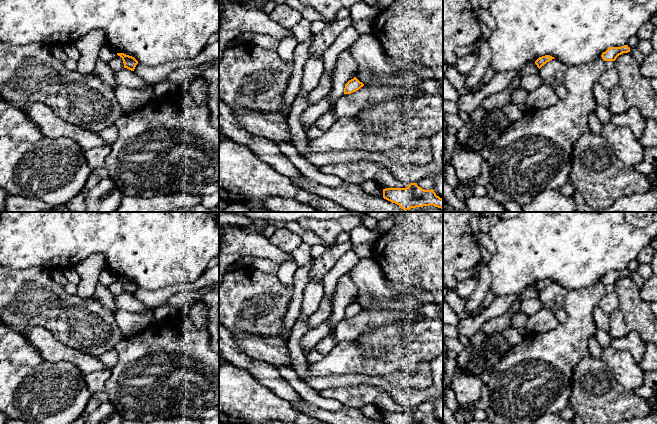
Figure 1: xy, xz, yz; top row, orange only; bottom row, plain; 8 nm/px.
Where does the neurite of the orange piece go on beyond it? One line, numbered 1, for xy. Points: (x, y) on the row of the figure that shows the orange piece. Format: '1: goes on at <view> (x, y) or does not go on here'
1: does not go on here

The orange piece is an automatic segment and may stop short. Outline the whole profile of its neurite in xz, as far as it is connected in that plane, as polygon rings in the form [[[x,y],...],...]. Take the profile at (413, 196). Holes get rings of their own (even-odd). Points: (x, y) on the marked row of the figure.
[[[410,183],[406,188],[383,189],[383,198],[399,205],[403,210],[430,205],[443,209],[443,199],[433,189],[424,190],[417,183]]]

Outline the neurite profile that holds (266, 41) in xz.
[[[256,34],[250,38],[254,45],[268,50],[277,50],[280,40],[268,34]]]

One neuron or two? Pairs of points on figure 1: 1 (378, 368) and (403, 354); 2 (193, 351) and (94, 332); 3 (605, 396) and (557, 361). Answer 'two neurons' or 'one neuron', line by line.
1: one neuron
2: two neurons
3: two neurons

